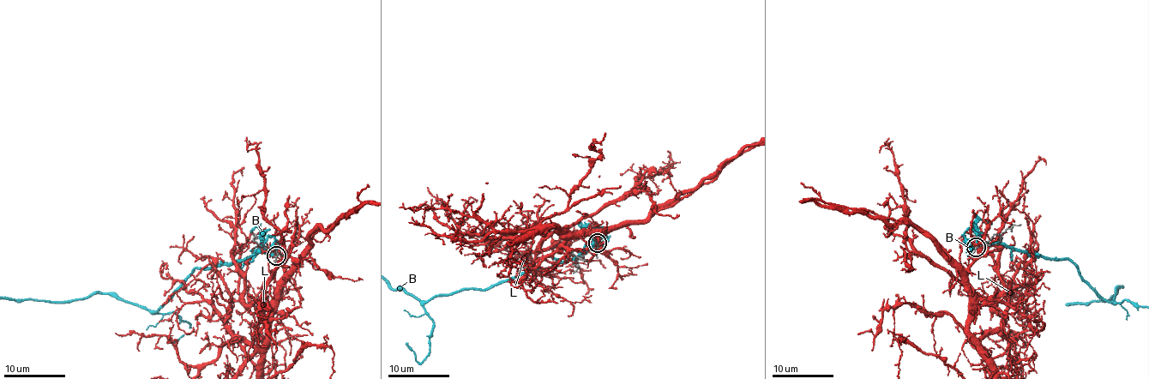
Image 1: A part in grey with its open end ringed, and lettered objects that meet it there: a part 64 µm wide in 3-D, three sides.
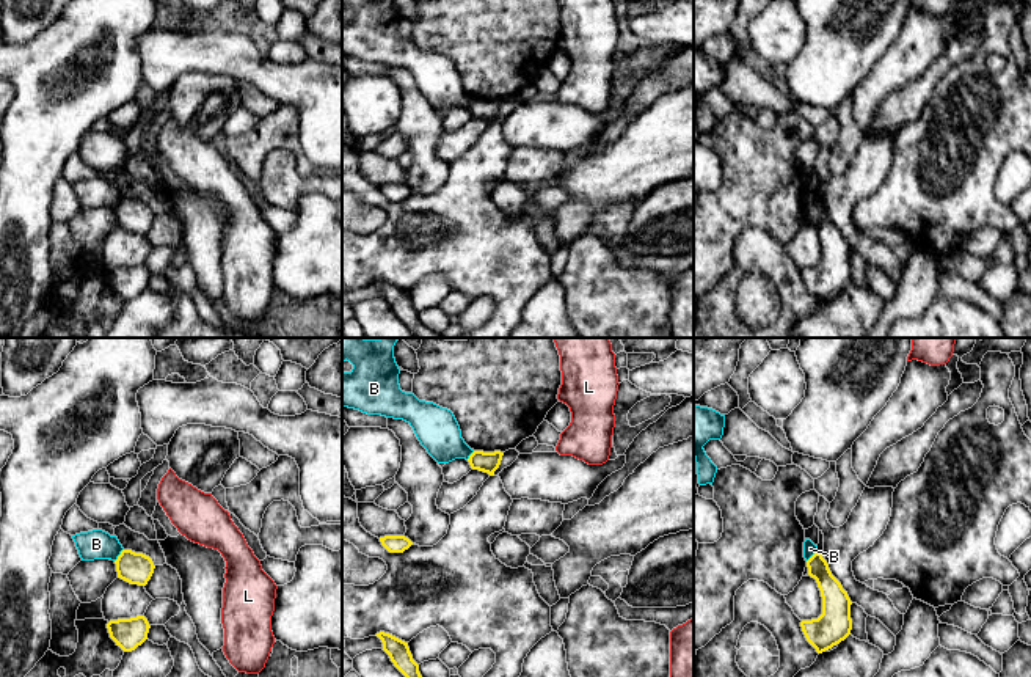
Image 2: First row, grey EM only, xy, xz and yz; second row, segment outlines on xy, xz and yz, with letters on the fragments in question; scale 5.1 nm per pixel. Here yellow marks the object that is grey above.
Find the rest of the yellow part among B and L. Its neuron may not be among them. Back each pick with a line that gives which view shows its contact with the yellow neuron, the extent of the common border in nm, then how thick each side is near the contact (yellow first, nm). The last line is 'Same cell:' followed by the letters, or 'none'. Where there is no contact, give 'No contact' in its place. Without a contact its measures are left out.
L: No contact
Same cell: L

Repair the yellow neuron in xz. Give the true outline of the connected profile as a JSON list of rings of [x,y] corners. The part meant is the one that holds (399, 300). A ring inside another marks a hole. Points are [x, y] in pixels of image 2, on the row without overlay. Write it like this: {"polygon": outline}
{"polygon": [[[380,280],[378,284],[383,291],[383,298],[389,303],[394,314],[416,335],[419,336],[424,331],[424,327],[419,320],[419,313],[413,308],[408,291]]]}

